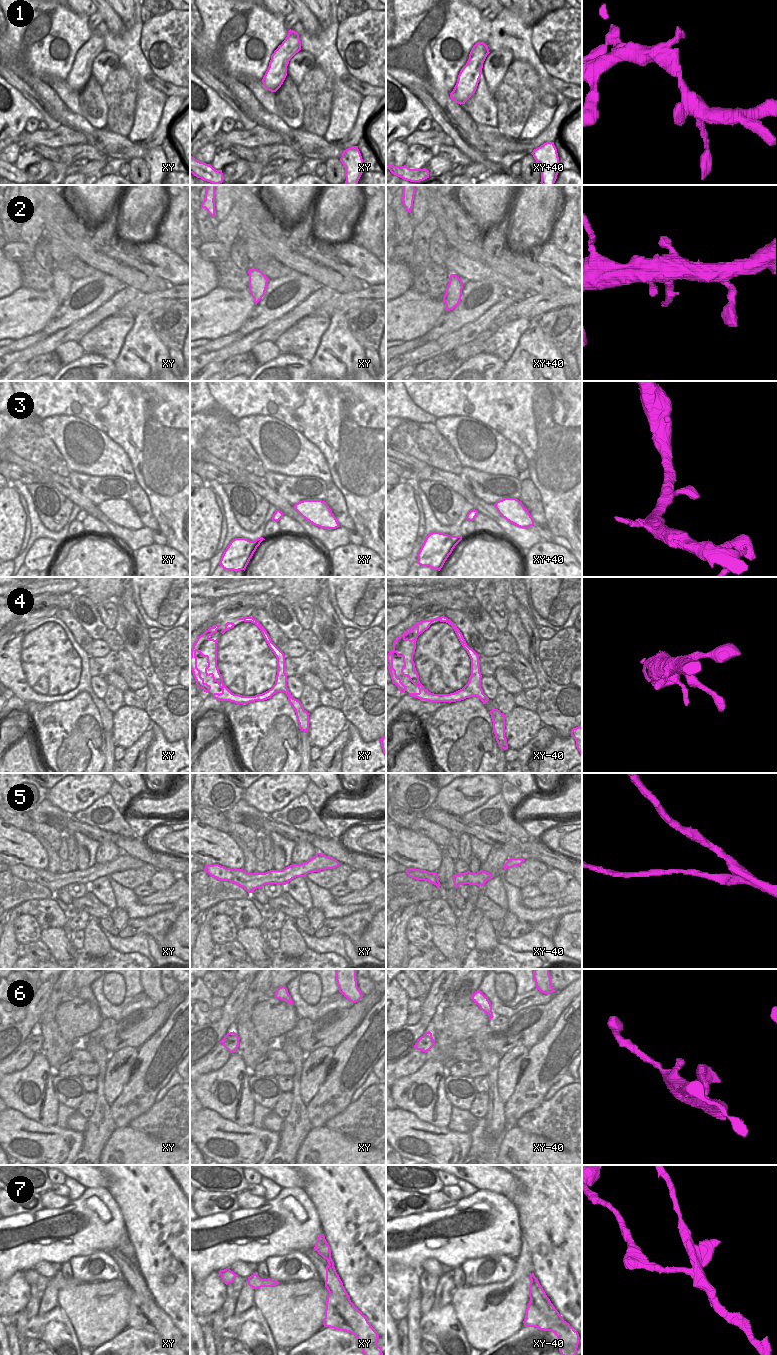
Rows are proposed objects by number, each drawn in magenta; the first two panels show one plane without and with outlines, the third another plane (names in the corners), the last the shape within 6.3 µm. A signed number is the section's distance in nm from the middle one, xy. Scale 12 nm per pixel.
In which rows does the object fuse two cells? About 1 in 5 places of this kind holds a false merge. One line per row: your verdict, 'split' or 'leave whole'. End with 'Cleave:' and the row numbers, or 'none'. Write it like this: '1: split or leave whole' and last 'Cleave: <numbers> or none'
1: leave whole
2: leave whole
3: leave whole
4: leave whole
5: leave whole
6: leave whole
7: split
Cleave: 7

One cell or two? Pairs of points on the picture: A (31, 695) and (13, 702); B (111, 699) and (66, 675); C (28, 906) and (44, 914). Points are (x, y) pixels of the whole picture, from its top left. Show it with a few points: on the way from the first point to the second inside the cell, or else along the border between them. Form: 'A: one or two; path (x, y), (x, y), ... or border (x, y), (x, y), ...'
A: two; border (11, 693), (21, 699), (33, 700), (43, 704)
B: two; border (102, 700), (113, 713)
C: one; path (32, 907), (40, 910)

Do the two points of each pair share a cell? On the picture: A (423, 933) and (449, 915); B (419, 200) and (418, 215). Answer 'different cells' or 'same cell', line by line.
A: different cells
B: same cell

